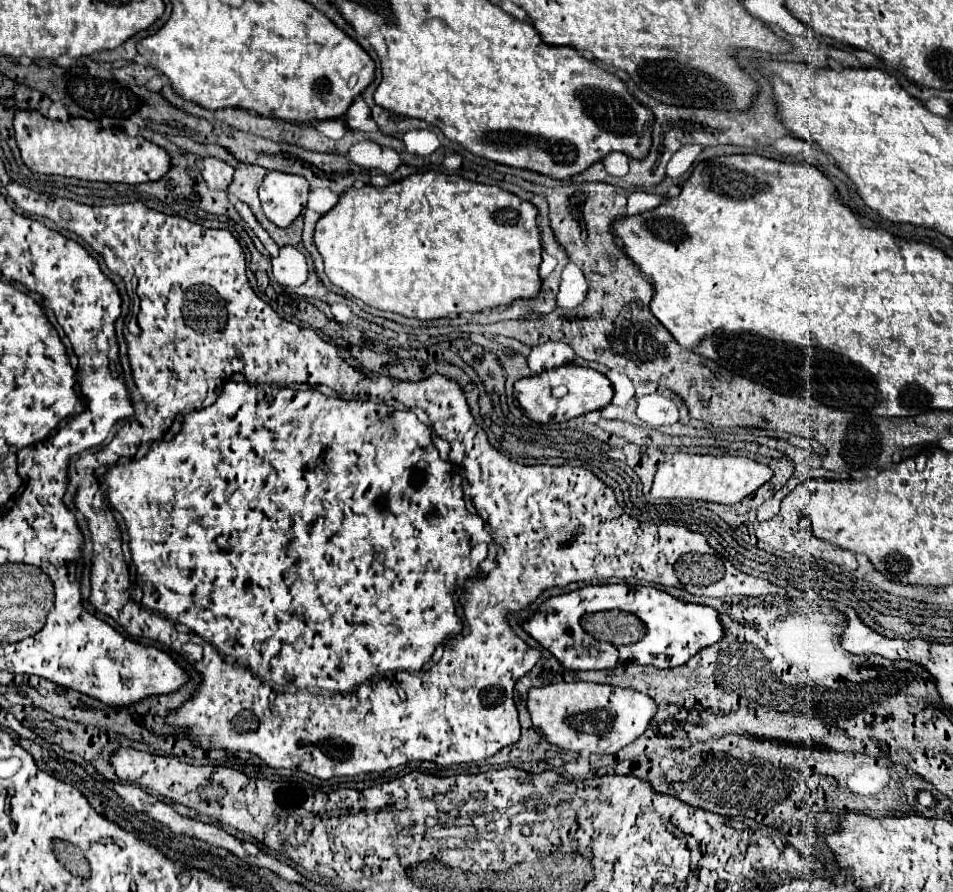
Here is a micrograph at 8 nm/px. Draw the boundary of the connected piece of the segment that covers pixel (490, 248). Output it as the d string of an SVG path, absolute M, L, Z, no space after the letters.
M425 170L413 176L407 176L401 182L393 182L385 188L375 186L363 186L363 188L351 188L349 192L341 194L341 200L335 208L331 208L315 226L315 246L323 256L325 262L325 274L329 280L343 288L347 294L363 300L367 306L387 312L397 312L403 316L417 316L419 320L433 320L443 318L449 314L461 314L461 312L483 312L497 306L509 306L509 302L517 298L533 298L537 290L541 290L541 278L539 278L539 264L541 264L541 238L537 228L537 208L531 202L521 200L519 196L505 192L497 186L487 186L471 180L463 180L461 176L449 176L435 170Z

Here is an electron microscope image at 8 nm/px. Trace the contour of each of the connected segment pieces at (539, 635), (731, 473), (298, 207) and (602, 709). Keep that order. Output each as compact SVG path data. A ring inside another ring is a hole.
M597 584L561 596L551 596L541 602L539 610L527 622L521 622L521 628L569 670L603 670L615 668L623 662L649 664L655 668L677 668L691 656L695 656L695 652L719 642L725 634L713 608L677 600L653 586L629 584ZM609 608L623 608L625 612L641 618L641 622L645 624L643 638L635 644L615 646L597 642L589 634L585 634L579 624L581 616Z
M677 452L669 456L655 472L653 498L691 498L719 504L735 504L771 480L771 470L745 456L701 456Z
M269 172L259 188L265 216L279 228L287 228L305 208L309 182L285 172Z
M557 682L529 688L527 710L535 732L557 748L585 754L615 754L647 730L657 704L651 696L637 690L593 682Z

